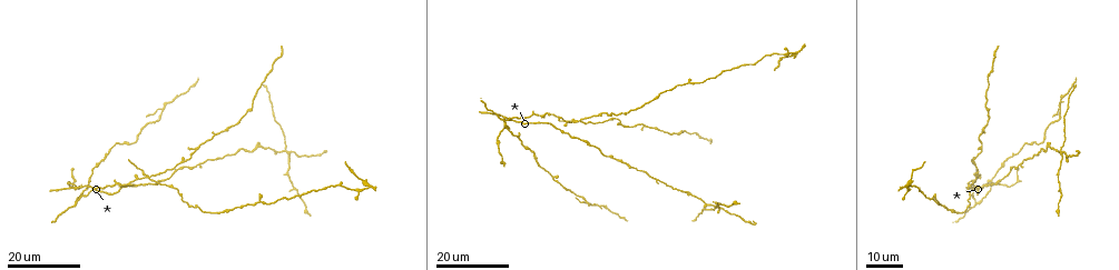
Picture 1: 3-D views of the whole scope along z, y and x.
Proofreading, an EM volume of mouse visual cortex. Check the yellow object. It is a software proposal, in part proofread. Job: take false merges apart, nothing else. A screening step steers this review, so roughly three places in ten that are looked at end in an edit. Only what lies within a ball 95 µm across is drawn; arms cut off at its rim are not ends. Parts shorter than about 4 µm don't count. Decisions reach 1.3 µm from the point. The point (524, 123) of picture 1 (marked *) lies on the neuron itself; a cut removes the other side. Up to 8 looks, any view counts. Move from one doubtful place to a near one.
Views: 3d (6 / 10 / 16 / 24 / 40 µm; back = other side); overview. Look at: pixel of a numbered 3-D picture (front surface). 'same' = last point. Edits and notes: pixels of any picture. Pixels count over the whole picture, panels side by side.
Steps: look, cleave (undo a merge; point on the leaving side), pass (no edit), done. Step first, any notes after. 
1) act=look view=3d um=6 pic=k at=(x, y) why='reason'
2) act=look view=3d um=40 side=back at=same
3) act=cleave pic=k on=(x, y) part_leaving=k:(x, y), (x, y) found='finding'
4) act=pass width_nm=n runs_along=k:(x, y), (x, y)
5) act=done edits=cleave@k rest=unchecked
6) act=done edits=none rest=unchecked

act=look view=3d um=16 pic=1 at=(148, 179) why='four arms meet'

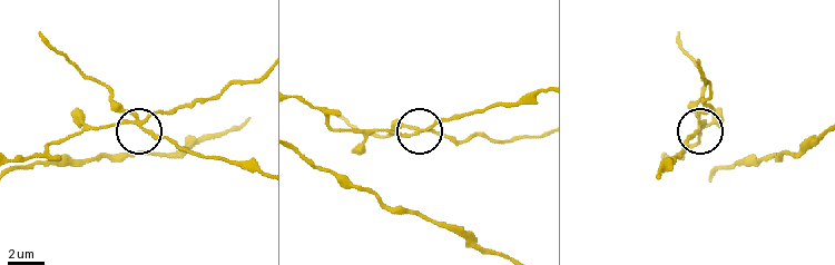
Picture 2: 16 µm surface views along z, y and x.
act=look view=3d um=10 pic=2 at=(424, 128) why='zoom in'

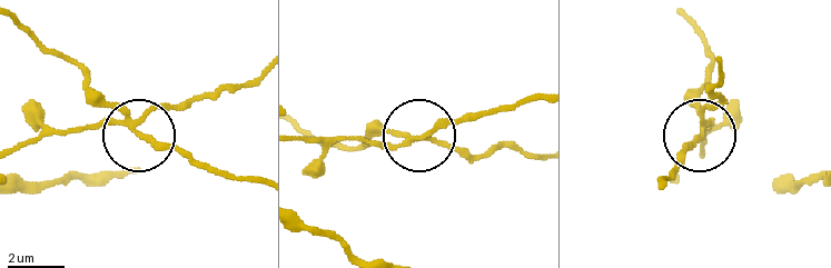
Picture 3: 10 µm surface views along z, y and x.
act=cleave pic=3 on=(161, 149) width_nm=180 part_leaving=3:(134, 125), (210, 168), (260, 180) found='two neurons meet here'

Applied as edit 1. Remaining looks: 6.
act=look view=overview

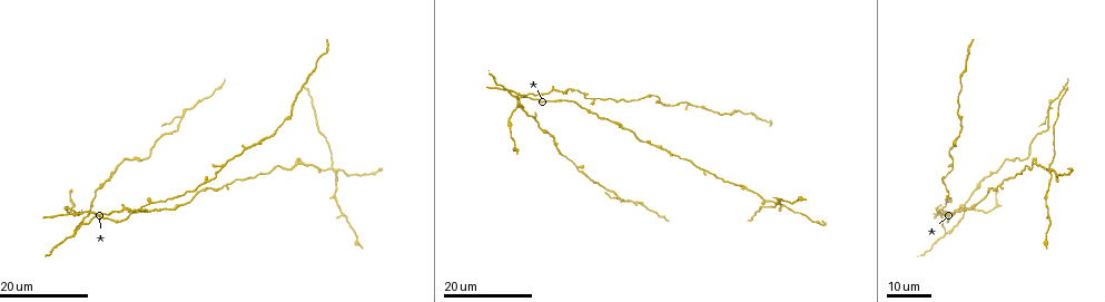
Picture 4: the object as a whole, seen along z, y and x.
act=look view=3d um=24 pic=4 at=(610, 193) why='thick turns thin'

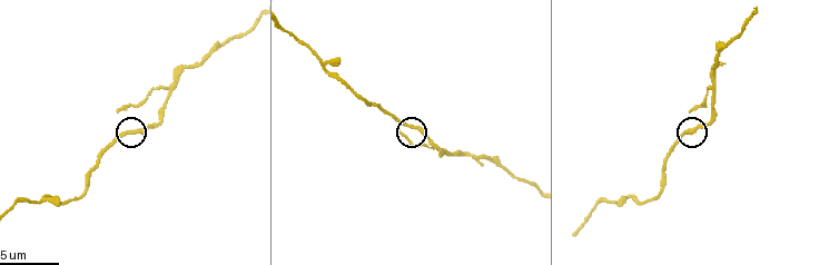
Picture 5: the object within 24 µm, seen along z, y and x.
act=look view=3d um=6 pic=5 at=(126, 133) why='zoom in'

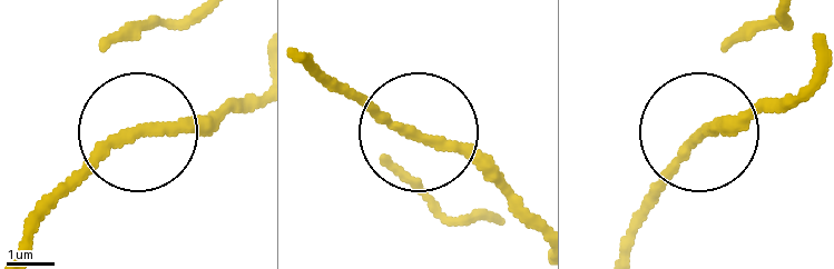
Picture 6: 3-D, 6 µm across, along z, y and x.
act=pass runs_along=6:(298, 53), (458, 152), (526, 220) found='one neuron here'

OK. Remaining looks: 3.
act=look view=3d um=10 pic=5 at=(166, 88)

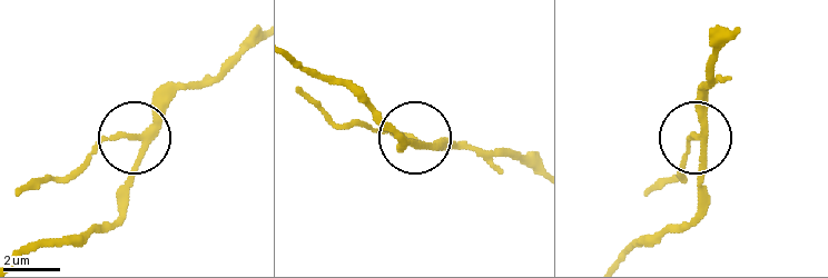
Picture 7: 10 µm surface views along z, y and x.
act=look view=3d um=6 pic=7 at=(134, 138)

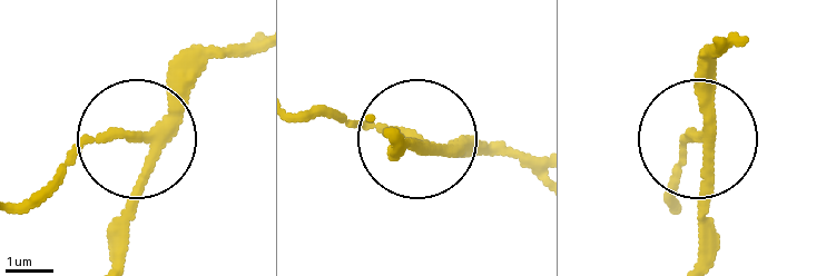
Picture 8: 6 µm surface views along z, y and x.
act=pass runs_along=8:(699, 257), (699, 137), (671, 180) found='continuous, no second neuron'

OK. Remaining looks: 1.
act=done edits=cleave@3 rest=unchecked

